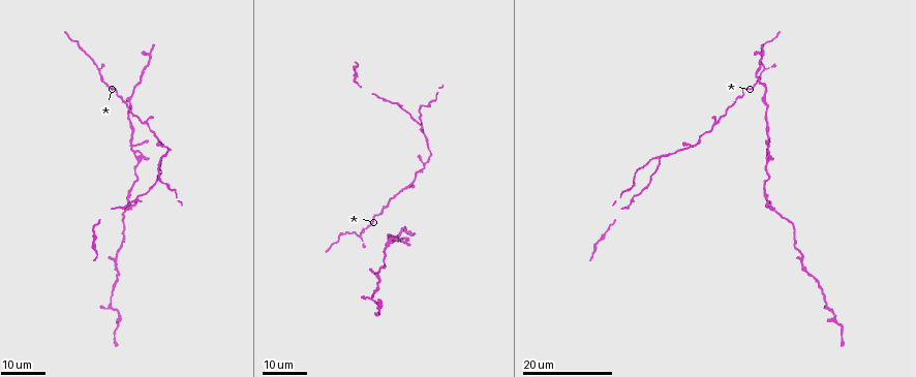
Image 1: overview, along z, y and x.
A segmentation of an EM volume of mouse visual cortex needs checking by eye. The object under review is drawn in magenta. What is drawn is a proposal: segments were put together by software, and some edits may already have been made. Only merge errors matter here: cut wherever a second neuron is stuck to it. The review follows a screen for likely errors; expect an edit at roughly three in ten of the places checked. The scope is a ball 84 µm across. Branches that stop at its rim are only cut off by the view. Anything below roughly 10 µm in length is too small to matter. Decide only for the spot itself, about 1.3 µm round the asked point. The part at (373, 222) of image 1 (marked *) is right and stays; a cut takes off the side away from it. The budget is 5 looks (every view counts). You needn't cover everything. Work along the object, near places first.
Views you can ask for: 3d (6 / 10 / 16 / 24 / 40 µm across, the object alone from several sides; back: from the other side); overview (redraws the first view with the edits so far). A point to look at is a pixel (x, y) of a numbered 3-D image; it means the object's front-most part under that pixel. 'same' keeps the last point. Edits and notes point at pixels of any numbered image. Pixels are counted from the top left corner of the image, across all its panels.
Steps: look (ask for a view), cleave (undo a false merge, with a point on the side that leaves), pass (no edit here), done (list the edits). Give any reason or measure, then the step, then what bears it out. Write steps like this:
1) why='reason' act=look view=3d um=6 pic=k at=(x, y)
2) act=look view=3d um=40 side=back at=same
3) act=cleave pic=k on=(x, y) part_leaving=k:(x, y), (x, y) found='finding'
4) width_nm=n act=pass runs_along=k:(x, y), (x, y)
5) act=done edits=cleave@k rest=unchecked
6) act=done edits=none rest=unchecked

why='three-way junction' act=look view=3d um=24 pic=1 at=(136, 155)

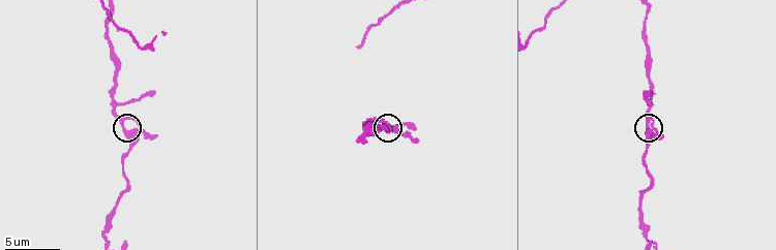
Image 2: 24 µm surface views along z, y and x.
act=look view=3d um=6 pic=2 at=(645, 125)

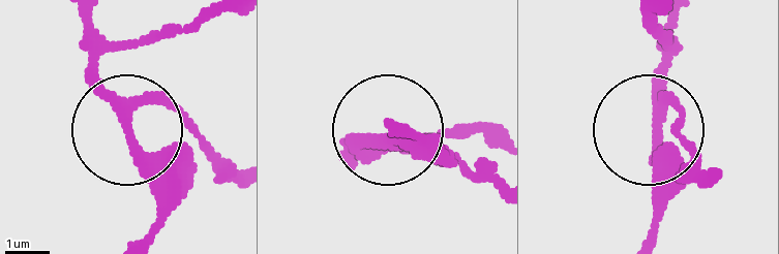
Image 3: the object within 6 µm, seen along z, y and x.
act=look view=3d um=6 side=back pic=3 at=(656, 136)

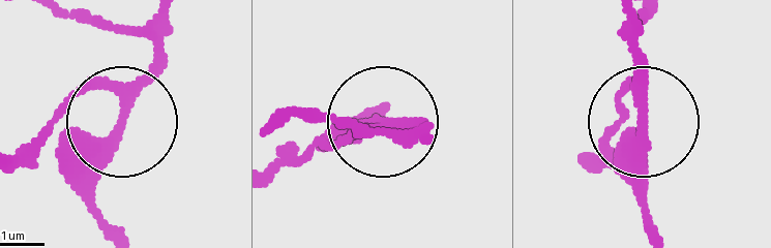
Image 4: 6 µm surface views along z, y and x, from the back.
act=pass found='one neuron here'

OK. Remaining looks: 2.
why='small branch off a trunk' act=look view=3d um=16 pic=1 at=(658, 159)

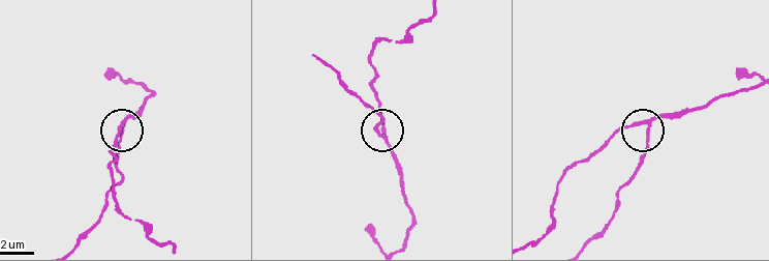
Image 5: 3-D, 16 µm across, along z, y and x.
why='zoom in' act=look view=3d um=10 pic=5 at=(647, 127)

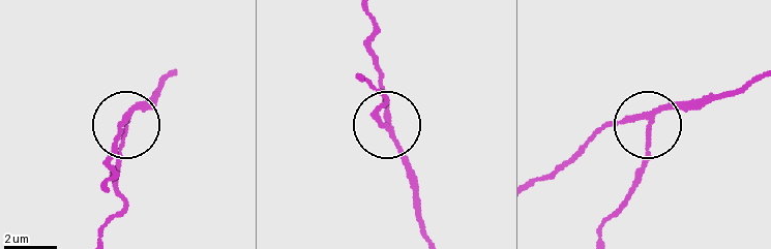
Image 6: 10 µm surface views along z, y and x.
width_nm=170 act=pass runs_along=6:(754, 79), (675, 104), (648, 123), (608, 123), (590, 138) found='one neuron here'

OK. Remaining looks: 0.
act=done edits=none rest=unchecked

